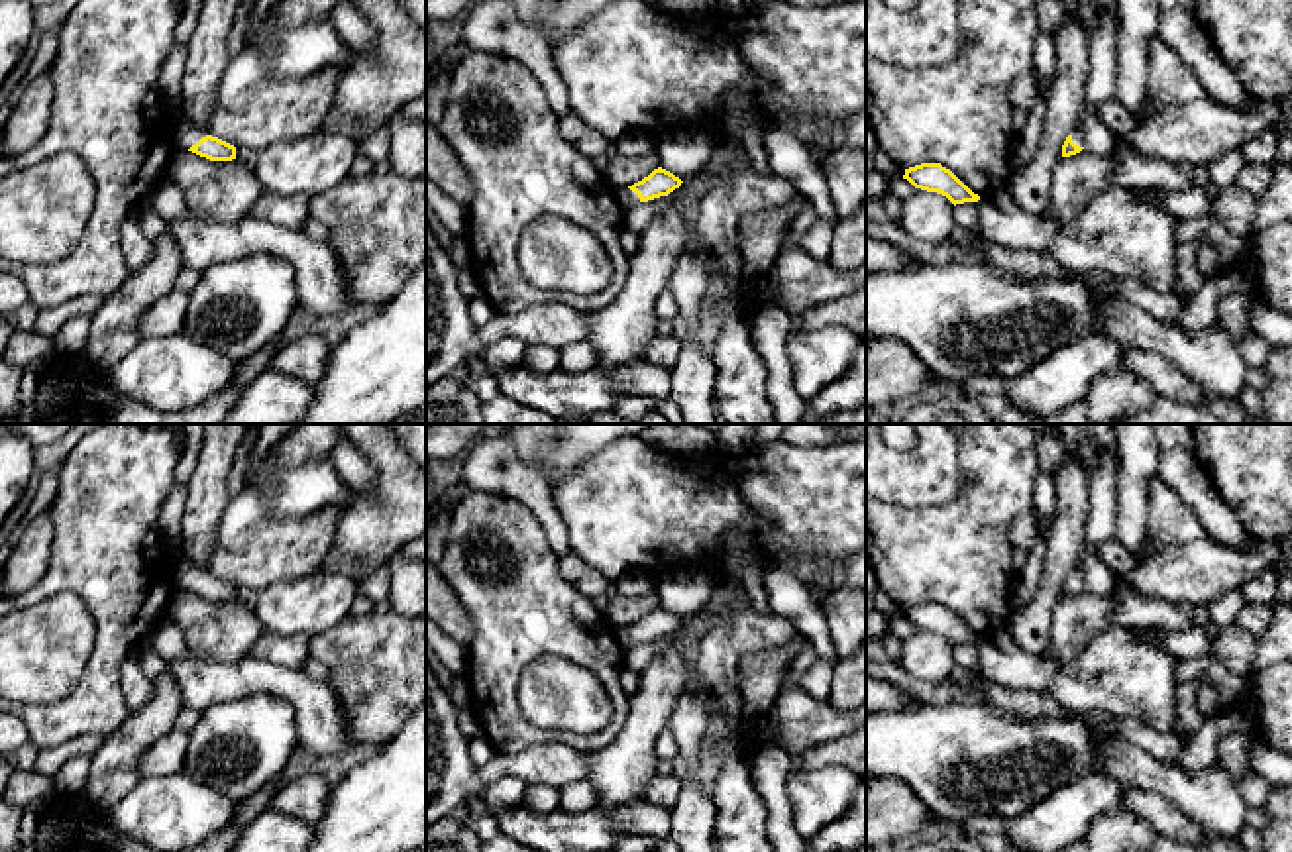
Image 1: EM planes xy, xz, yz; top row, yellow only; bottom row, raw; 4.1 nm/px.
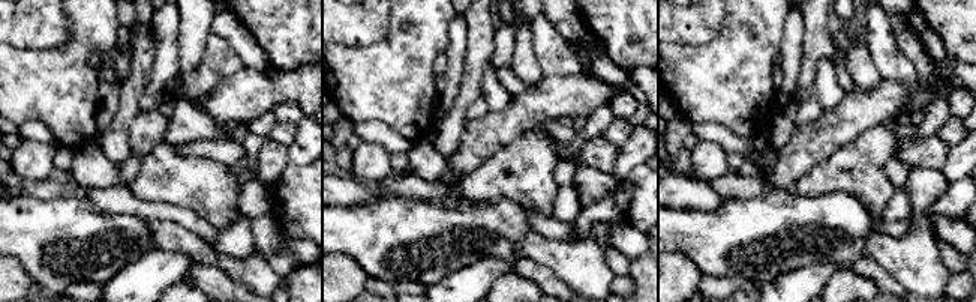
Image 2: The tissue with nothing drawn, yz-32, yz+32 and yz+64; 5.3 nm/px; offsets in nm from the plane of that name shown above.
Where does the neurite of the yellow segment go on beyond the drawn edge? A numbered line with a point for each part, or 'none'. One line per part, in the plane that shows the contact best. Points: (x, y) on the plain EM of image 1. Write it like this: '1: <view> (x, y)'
1: xy (185, 574)

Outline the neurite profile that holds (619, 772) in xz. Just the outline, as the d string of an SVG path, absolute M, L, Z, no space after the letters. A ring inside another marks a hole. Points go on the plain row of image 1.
M670 642L642 671L640 687L630 699L630 711L620 736L589 754L587 781L597 789L601 811L617 811L644 799L646 785L658 775L656 740L668 732L677 699L693 687L691 656L677 642Z

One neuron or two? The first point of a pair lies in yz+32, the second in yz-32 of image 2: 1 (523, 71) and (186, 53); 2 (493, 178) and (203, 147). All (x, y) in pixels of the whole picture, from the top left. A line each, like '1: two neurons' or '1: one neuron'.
1: one neuron
2: two neurons

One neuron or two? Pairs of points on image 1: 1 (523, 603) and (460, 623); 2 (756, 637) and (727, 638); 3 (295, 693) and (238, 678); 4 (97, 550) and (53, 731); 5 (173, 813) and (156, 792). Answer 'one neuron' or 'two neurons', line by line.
1: two neurons
2: one neuron
3: one neuron
4: one neuron
5: one neuron

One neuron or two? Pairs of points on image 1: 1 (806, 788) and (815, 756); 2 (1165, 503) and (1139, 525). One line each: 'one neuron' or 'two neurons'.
1: two neurons
2: two neurons

